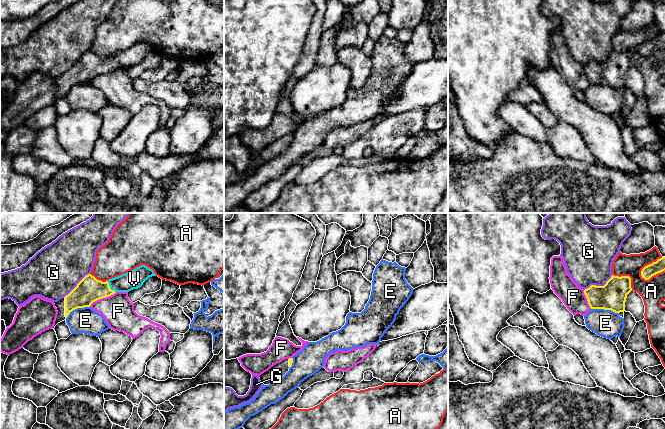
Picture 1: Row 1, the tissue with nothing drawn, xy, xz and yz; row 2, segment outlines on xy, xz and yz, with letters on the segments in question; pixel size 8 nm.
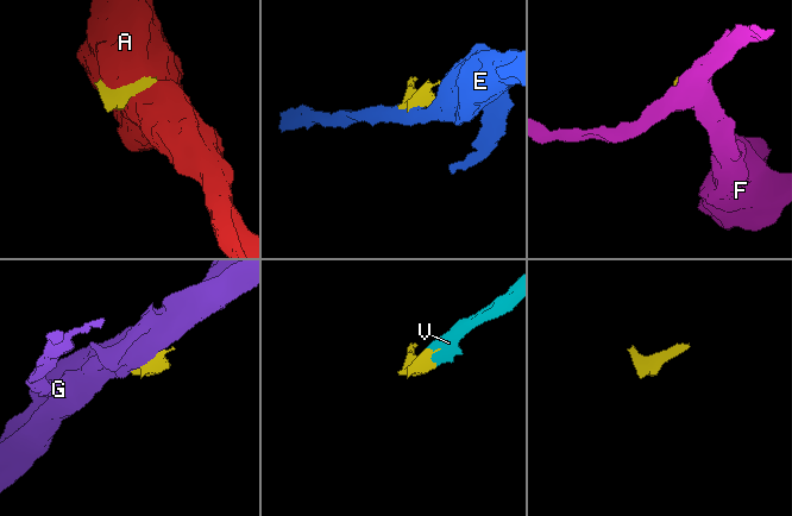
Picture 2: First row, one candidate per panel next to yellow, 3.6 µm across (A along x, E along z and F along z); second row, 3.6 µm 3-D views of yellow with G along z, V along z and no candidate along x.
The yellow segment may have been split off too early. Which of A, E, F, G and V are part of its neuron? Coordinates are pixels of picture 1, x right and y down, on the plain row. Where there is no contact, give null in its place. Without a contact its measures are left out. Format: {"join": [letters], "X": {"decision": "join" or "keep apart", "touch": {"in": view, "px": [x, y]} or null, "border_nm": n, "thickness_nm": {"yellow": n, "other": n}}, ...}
{"join": ["V"], "A": {"decision": "keep apart", "touch": {"in": "yz", "px": [649, 40]}, "border_nm": 240, "thickness_nm": {"yellow": 100, "other": 200}}, "E": {"decision": "keep apart", "touch": {"in": "yz", "px": [604, 85]}, "border_nm": 220, "thickness_nm": {"yellow": 220, "other": 220}}, "F": {"decision": "keep apart", "touch": {"in": "xy", "px": [102, 73]}, "border_nm": 260, "thickness_nm": {"yellow": 200, "other": 260}}, "G": {"decision": "keep apart", "touch": {"in": "yz", "px": [599, 62]}, "border_nm": 260, "thickness_nm": {"yellow": 220, "other": 400}}, "V": {"decision": "join", "touch": {"in": "xy", "px": [109, 63]}, "border_nm": 120, "thickness_nm": {"yellow": 200, "other": 160}}}

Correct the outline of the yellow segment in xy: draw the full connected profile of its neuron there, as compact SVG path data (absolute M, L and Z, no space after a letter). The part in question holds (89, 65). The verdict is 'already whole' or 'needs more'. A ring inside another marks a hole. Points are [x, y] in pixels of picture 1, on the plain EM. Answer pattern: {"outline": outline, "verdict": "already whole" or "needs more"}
{"outline": "M145 41L106 58L97 56L91 50L86 51L68 71L54 78L58 91L52 105L58 99L66 96L73 86L90 83L93 78L109 73L116 68L129 68L138 65L152 52L155 52L154 47Z", "verdict": "needs more"}

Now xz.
{"outline": "M293 134L285 135L280 139L277 139L273 143L271 143L268 147L264 148L259 152L260 157L264 161L269 161L274 157L282 154L292 142Z", "verdict": "needs more"}

